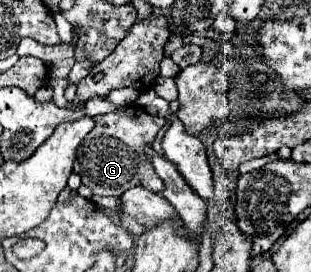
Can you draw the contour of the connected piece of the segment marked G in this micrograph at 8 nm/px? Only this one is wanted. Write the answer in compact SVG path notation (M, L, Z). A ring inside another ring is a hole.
M129 104L121 110L95 116L93 130L83 138L77 148L77 158L73 172L81 176L81 182L99 196L119 198L125 190L133 186L143 186L151 192L161 192L163 182L153 170L149 158L145 158L143 148L155 142L157 132L165 126L165 118L147 114L141 106Z

